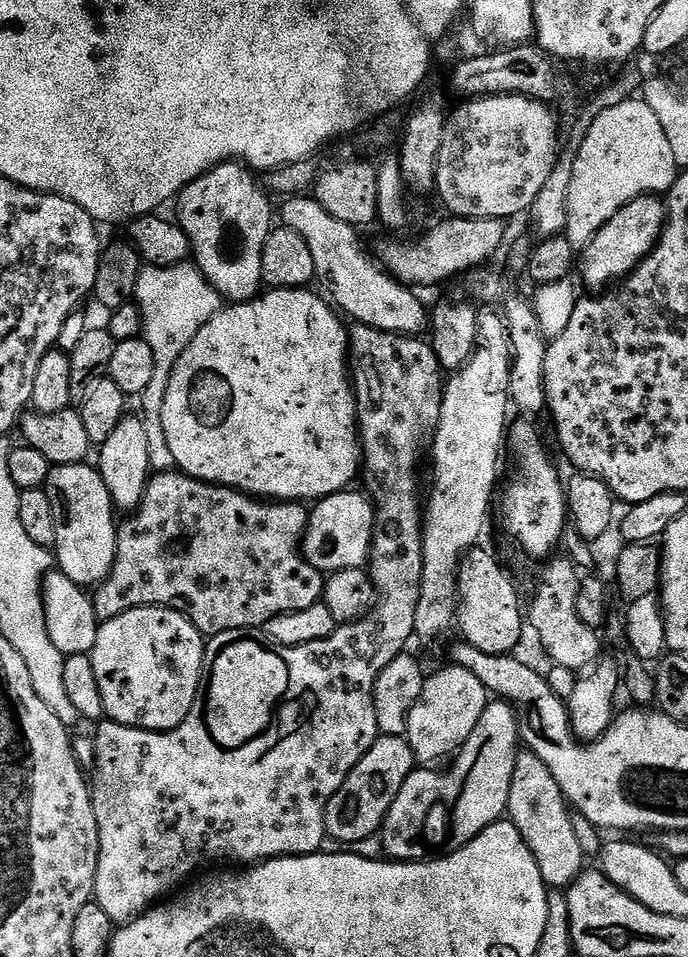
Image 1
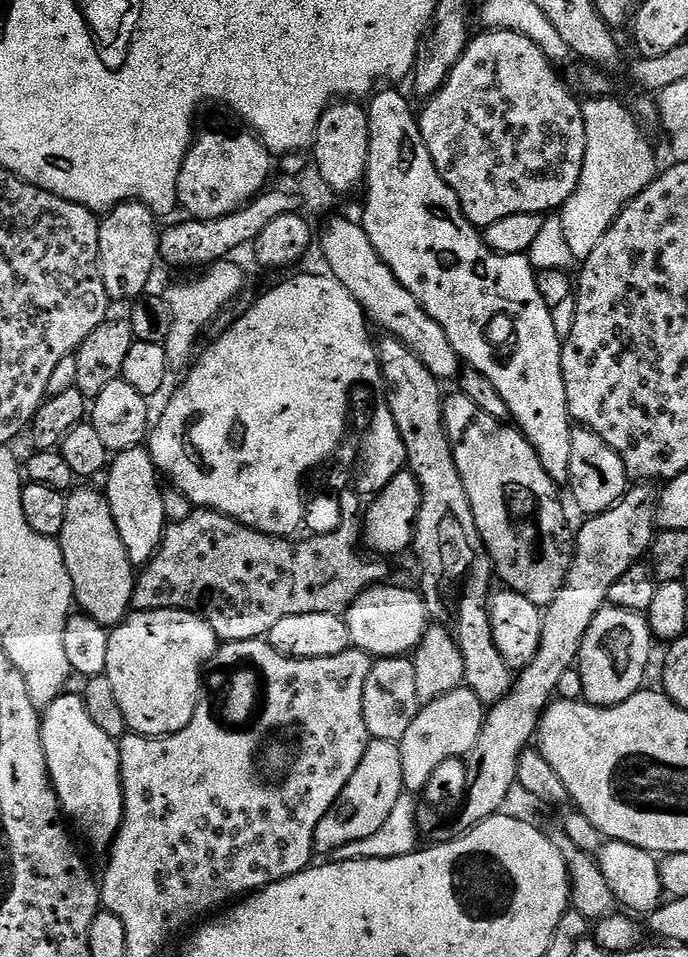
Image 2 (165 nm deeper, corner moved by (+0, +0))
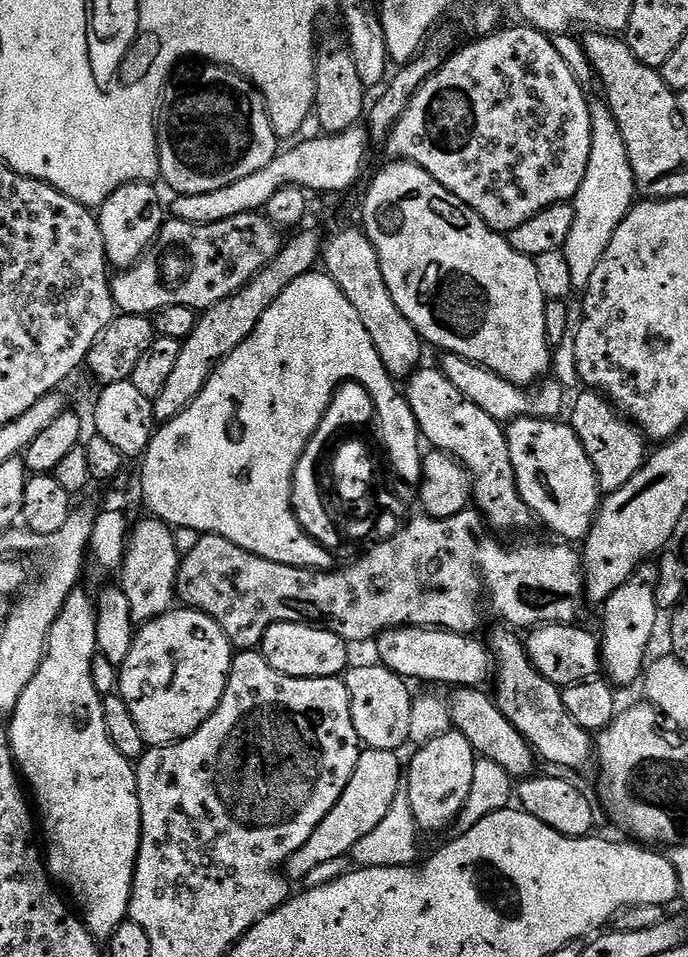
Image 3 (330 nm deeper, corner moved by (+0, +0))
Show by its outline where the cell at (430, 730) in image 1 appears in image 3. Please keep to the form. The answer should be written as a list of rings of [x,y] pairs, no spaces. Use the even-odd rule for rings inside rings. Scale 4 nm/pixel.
[[[455,730],[419,745],[415,751],[412,761],[406,764],[406,781],[417,826],[425,833],[440,832],[448,827],[451,829],[470,797],[478,755],[466,737]]]

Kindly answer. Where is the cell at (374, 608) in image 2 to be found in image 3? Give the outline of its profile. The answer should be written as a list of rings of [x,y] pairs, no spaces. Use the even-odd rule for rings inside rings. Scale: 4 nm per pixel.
[[[387,628],[385,632],[381,632],[374,641],[374,647],[378,655],[379,663],[383,664],[385,668],[389,668],[391,672],[397,672],[400,676],[403,676],[405,680],[409,682],[415,682],[415,680],[425,680],[428,686],[436,686],[432,684],[452,684],[451,686],[459,686],[461,688],[474,688],[483,685],[483,680],[493,675],[494,672],[494,661],[492,659],[491,651],[483,639],[472,640],[476,638],[469,638],[467,635],[459,632],[450,632],[446,628]]]

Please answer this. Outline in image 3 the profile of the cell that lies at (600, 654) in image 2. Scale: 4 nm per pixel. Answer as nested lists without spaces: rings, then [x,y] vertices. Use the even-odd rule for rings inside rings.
[[[641,566],[635,574],[602,605],[604,611],[604,632],[600,636],[600,659],[607,679],[613,685],[632,684],[641,679],[646,667],[648,643],[656,632],[656,574],[657,569],[652,566]]]

